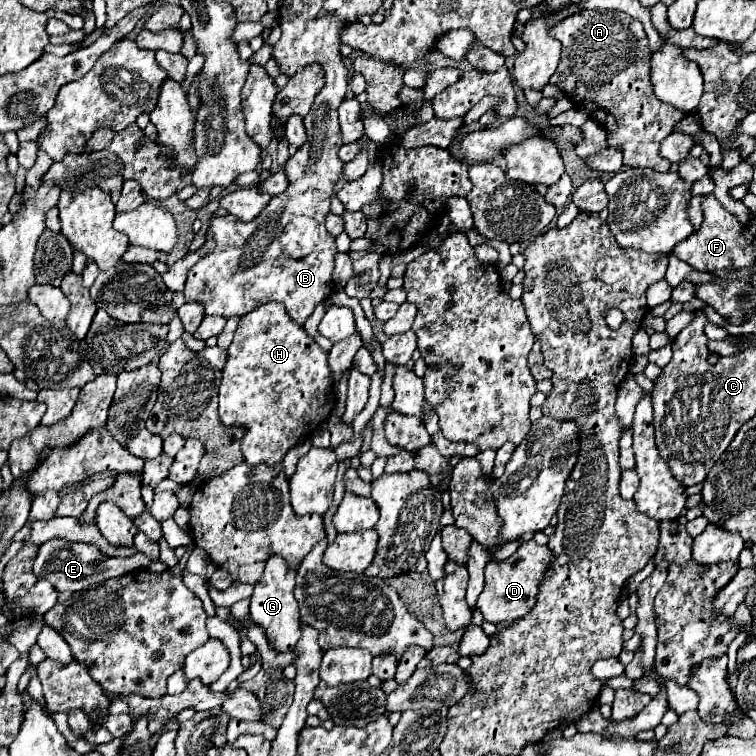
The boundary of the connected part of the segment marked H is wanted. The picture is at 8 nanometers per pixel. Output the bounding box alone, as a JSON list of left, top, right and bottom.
[218,303,336,465]

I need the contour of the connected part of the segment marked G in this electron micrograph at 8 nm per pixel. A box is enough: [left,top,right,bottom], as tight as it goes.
[250,555,300,651]

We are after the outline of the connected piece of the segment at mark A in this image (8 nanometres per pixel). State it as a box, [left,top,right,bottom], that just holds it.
[550,9,686,173]

